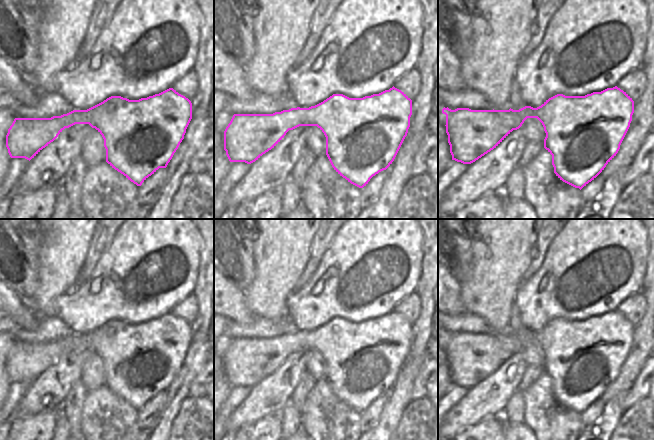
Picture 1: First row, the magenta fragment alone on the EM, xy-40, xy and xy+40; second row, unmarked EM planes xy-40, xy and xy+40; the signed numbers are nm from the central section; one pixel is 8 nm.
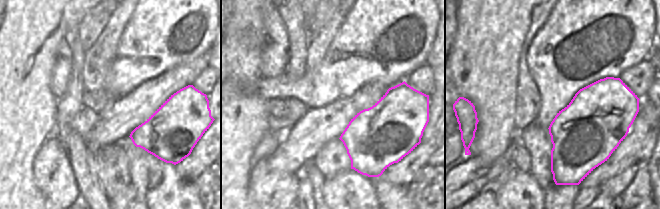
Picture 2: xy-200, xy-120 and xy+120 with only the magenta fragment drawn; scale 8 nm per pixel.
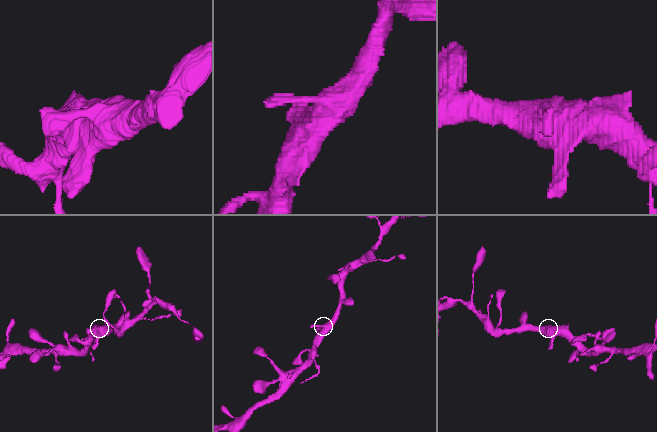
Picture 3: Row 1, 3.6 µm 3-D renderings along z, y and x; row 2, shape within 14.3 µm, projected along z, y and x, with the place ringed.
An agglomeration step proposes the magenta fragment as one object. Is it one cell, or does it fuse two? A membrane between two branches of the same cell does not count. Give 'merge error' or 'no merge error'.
no merge error

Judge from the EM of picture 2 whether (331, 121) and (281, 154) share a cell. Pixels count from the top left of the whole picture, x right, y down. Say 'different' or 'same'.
same

